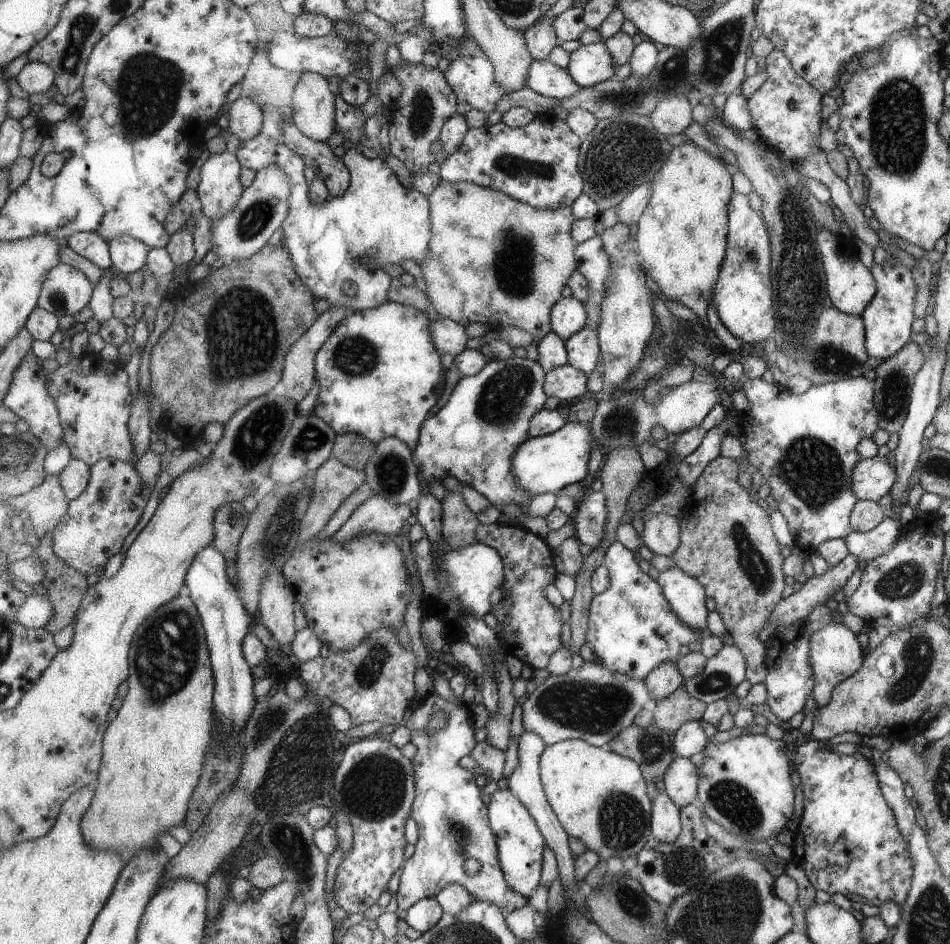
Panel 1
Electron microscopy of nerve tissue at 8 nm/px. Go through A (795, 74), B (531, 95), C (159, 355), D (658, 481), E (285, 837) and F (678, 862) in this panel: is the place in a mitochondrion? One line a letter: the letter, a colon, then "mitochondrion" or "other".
A: other
B: other
C: other
D: other
E: mitochondrion
F: mitochondrion

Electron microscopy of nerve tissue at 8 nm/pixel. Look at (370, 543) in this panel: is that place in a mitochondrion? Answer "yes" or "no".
no

